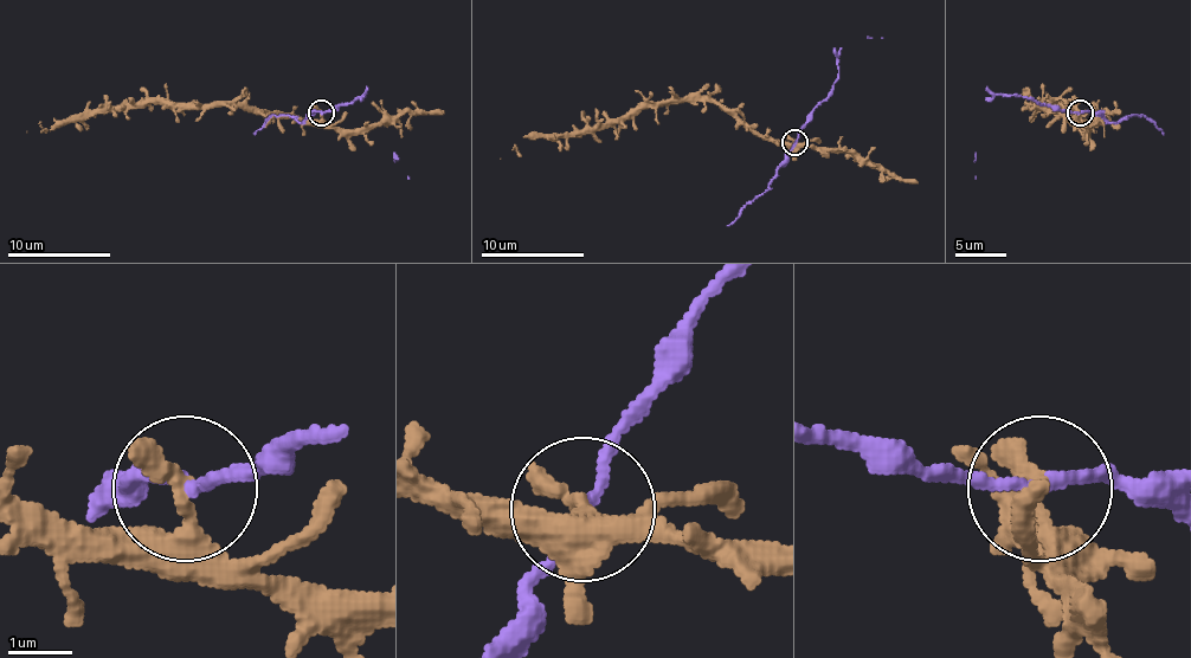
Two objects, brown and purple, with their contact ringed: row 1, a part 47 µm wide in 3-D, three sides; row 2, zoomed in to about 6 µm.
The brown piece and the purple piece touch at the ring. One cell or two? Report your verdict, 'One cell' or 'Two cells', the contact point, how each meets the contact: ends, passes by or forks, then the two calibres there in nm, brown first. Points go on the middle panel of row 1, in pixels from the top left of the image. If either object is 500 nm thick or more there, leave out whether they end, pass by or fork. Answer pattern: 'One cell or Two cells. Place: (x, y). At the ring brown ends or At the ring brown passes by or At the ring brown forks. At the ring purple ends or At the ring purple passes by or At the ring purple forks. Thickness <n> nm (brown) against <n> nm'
Two cells. Place: (794, 142). At the ring brown ends. At the ring purple passes by. Thickness 380 nm (brown) against 180 nm

